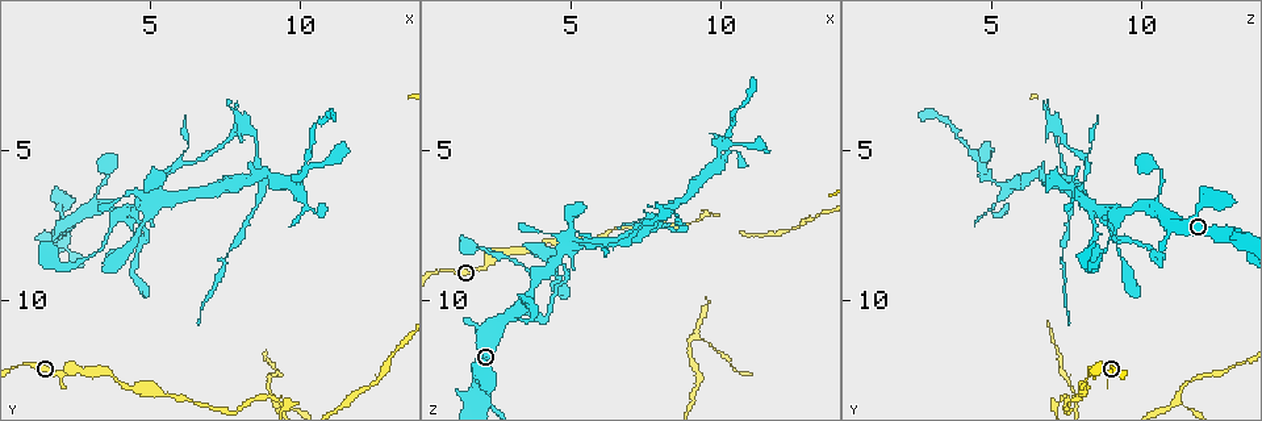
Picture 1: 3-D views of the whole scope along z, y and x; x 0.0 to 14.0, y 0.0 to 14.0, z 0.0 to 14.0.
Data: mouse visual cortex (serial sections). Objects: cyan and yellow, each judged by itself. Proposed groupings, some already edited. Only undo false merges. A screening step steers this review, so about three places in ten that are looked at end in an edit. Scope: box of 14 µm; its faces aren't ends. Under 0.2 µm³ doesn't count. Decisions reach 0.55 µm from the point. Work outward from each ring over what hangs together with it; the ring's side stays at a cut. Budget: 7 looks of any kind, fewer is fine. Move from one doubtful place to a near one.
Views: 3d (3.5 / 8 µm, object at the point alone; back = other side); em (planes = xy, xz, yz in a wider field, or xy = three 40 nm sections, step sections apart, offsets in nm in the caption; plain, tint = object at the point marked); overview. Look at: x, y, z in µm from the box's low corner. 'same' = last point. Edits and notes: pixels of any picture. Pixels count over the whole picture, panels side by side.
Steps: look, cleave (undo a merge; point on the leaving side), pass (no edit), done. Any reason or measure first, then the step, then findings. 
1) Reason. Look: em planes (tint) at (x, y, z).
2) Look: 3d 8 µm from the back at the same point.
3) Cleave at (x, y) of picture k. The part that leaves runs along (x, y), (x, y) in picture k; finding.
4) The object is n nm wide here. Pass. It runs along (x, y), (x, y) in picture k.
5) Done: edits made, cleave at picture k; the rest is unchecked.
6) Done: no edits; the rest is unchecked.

Thick turns thin. Look: 3d 3.5 µm at (5.3, 6.3, 8.0).

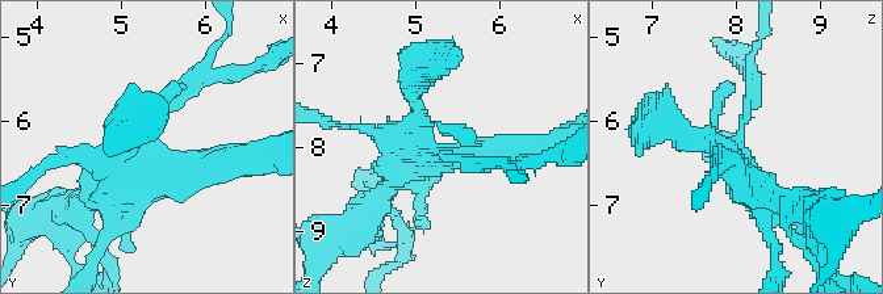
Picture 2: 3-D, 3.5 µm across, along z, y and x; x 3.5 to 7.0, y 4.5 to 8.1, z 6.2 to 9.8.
3 arms meet here; the arms are 200, 300, 350 nm wide; shape alone is not enough. Look: em xy step 5 (tint) at (5.35, 6.35, 8.05).

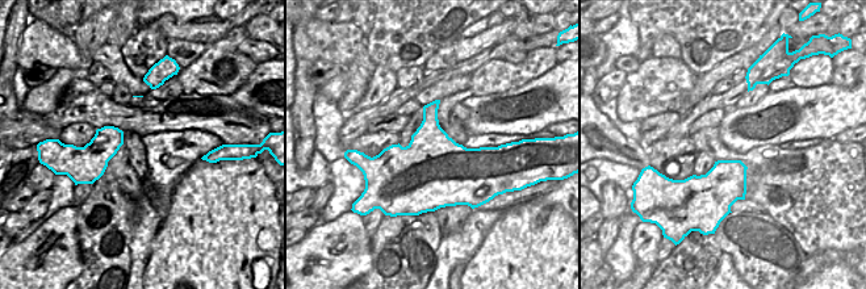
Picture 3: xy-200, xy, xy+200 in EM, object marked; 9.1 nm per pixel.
Cleave at (191, 83) of picture 2. The part that leaves runs along (747, 108), (754, 75), (737, 55) in picture 2; a second cell is stuck on.

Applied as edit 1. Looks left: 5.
Look: overview.

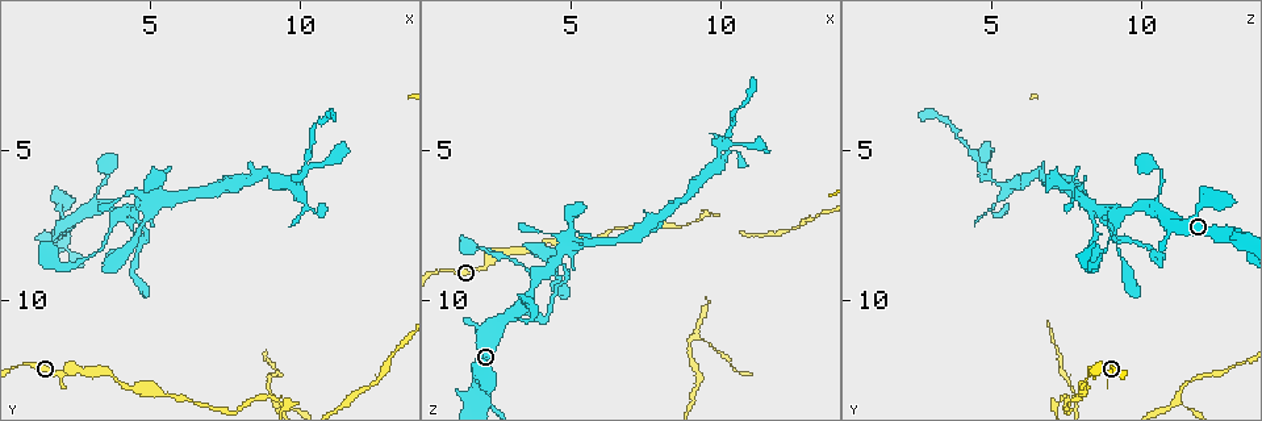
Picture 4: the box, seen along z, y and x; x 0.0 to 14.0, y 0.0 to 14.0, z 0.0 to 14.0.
Calibre changes. Look: em xy step 5 (tint) at (3.6, 7.8, 9.1).

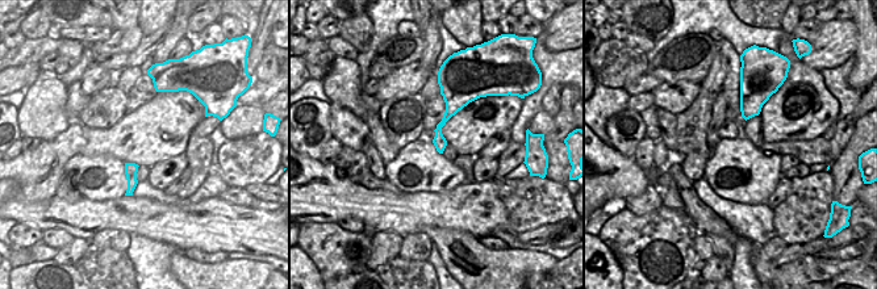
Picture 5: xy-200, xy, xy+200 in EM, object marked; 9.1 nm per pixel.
See where the arms go. Look: 3d 3.5 µm at the same point.

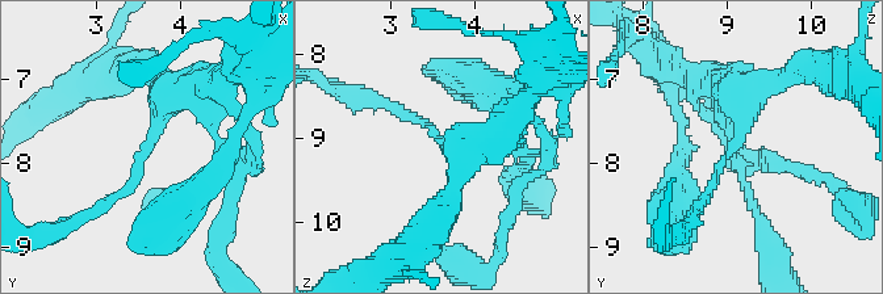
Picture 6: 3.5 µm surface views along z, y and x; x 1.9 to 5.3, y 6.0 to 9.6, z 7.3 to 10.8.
Pass. It runs along (445, 89), (450, 112), (439, 126), (439, 147) in picture 5; one cell here.

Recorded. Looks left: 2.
A narrow waist. Look: 3d 3.5 µm at (9.2, 13.4, 7.3).

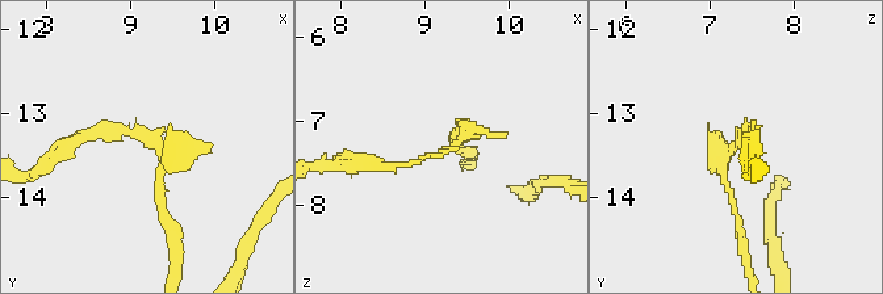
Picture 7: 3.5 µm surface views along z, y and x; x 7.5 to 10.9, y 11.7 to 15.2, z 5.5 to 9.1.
Look: em xy step 5 (tint) at (9.10, 13.30, 7.40).

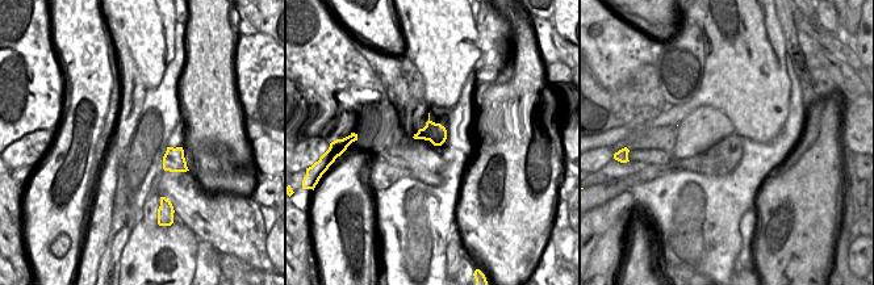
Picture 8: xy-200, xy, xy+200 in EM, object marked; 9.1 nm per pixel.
Cleave at (160, 202) of picture 7. The part that leaves runs along (162, 152), (210, 143) in picture 7; a second cell is stuck on.

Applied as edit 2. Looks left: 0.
Done: edits made, cleave at picture 2, cleave at picture 7; the rest is unchecked.

